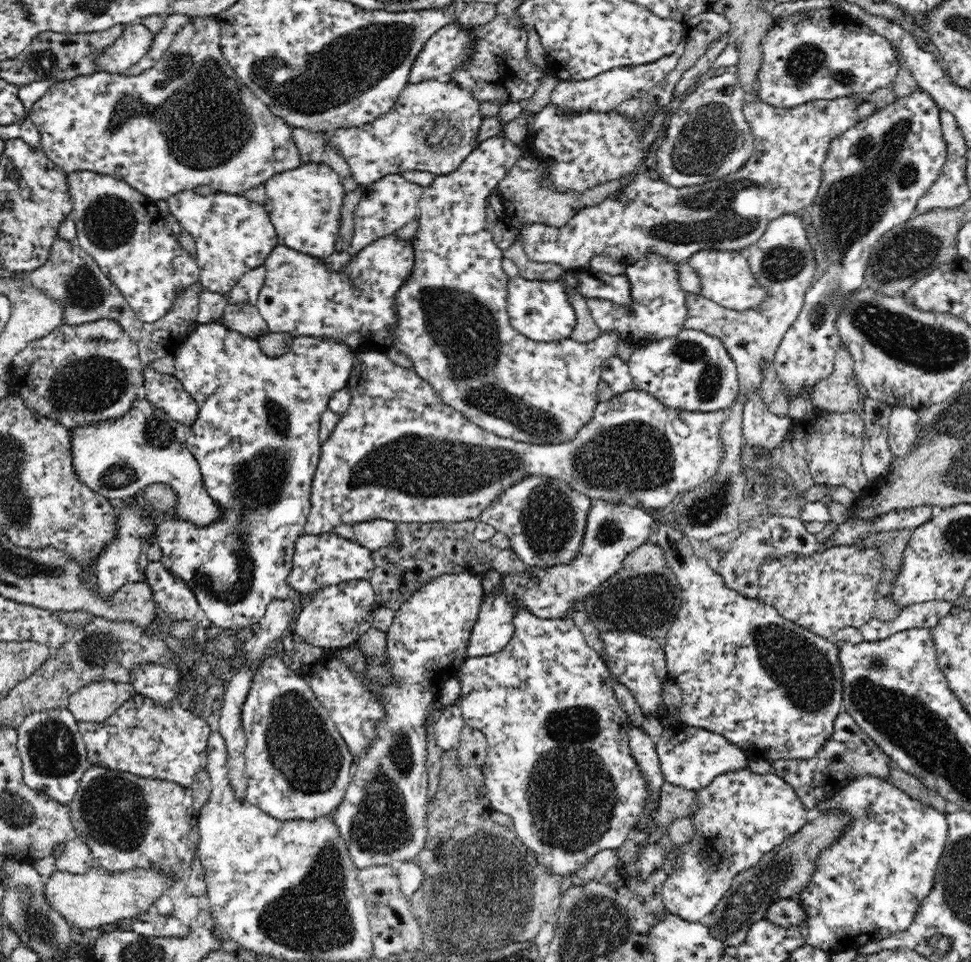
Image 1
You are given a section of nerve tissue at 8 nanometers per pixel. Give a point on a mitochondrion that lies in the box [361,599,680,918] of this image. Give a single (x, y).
(573, 812)

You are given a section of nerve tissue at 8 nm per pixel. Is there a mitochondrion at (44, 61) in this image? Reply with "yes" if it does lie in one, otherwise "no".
yes

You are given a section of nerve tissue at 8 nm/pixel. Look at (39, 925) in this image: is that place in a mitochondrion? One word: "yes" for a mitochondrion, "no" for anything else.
yes

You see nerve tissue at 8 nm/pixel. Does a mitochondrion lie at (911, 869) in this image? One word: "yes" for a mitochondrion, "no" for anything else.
no

